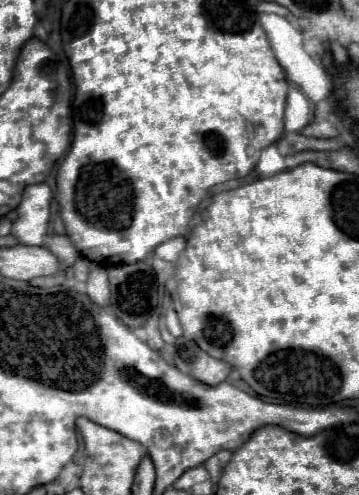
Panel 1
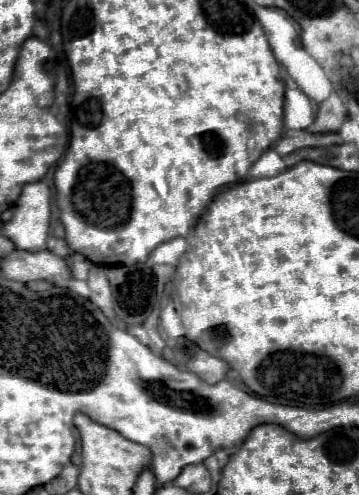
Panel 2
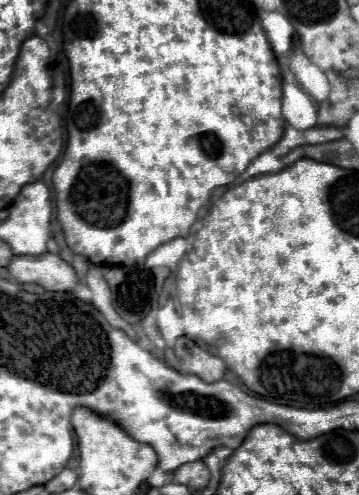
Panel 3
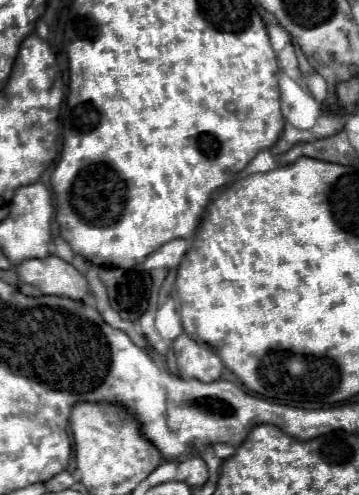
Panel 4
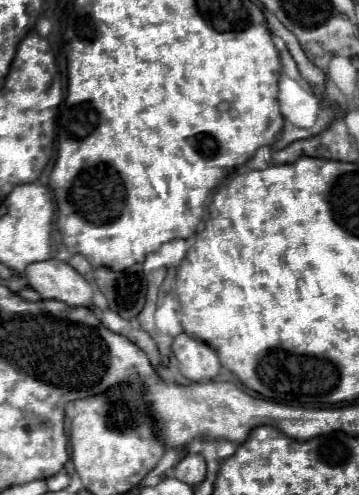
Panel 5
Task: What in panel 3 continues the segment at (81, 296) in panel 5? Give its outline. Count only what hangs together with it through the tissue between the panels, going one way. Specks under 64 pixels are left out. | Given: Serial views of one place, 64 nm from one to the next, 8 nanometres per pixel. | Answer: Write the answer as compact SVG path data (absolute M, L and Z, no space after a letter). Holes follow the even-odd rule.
M50 252L40 256L14 256L6 270L10 278L20 284L36 282L54 292L72 292L78 282L74 268L58 254Z

